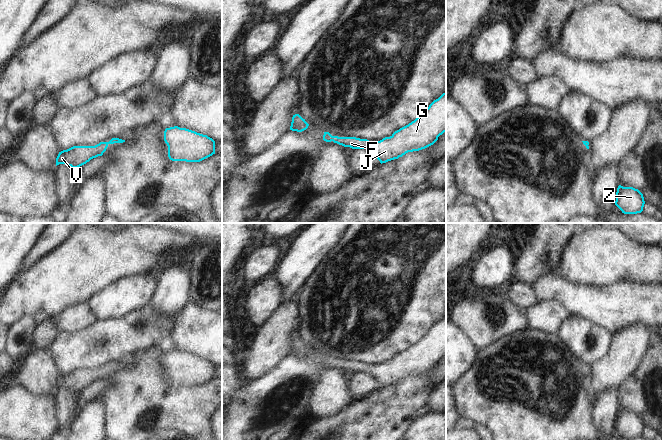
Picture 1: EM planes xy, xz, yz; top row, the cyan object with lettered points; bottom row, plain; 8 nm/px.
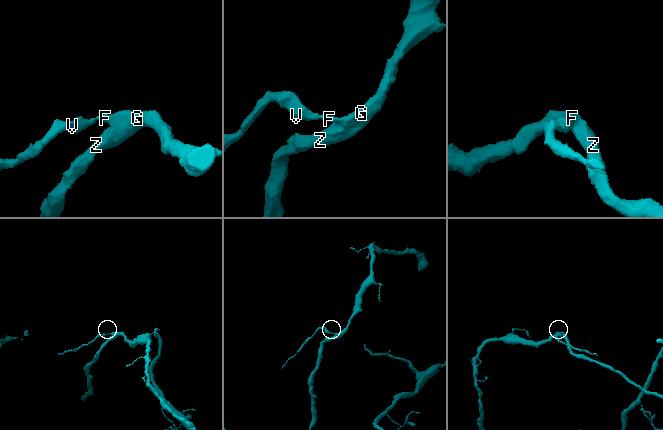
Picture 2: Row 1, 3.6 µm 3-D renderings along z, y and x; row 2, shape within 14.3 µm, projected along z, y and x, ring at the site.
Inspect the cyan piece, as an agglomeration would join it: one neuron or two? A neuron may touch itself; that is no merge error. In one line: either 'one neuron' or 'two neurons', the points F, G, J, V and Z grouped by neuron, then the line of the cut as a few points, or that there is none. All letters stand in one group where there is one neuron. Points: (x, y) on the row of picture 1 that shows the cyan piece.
one neuron; F G J V Z; no cut

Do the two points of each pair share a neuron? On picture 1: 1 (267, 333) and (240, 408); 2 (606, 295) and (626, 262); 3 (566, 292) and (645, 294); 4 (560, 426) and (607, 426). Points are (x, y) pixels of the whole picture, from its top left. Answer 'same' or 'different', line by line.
1: different
2: different
3: same
4: different

